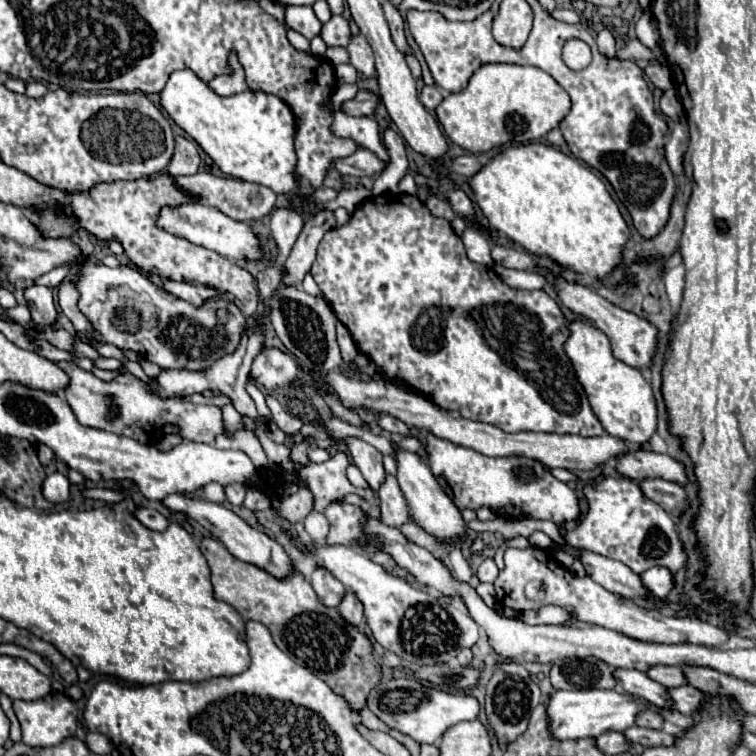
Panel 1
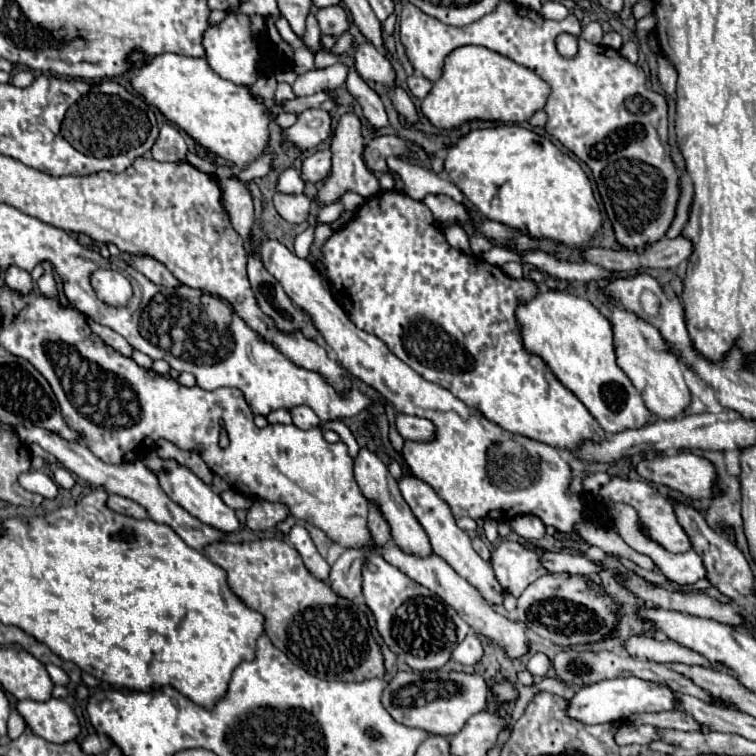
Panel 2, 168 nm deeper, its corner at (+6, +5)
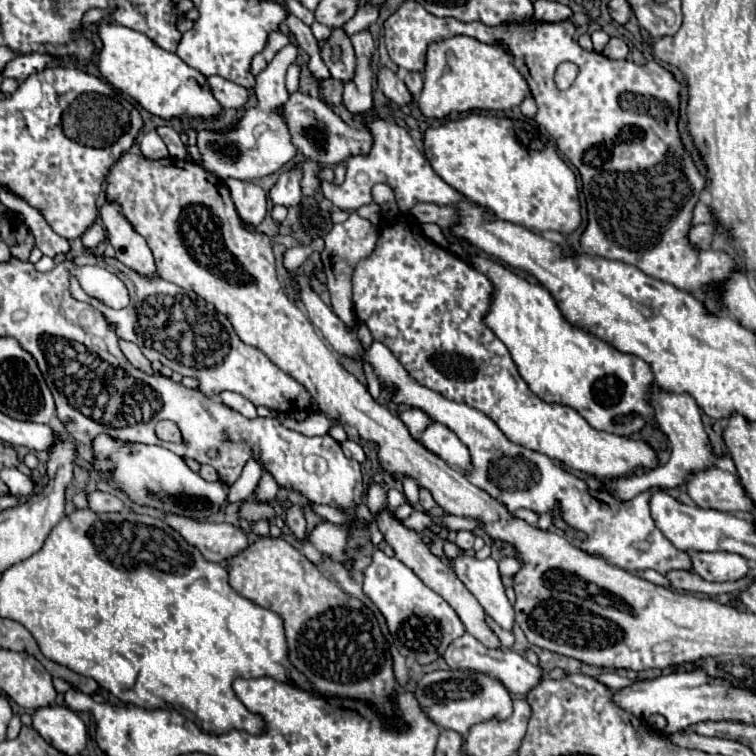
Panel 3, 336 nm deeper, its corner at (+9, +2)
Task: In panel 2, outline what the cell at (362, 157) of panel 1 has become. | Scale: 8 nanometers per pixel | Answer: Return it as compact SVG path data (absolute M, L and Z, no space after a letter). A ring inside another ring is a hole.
M317 151L301 163L301 179L305 183L319 183L329 177L331 171L331 151Z

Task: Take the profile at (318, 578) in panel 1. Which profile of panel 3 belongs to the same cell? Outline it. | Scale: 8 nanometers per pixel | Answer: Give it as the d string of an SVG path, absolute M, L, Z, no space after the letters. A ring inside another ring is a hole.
M294 506L286 512L286 524L288 524L288 528L296 540L306 538L306 520L304 520L304 514L300 512L298 506Z

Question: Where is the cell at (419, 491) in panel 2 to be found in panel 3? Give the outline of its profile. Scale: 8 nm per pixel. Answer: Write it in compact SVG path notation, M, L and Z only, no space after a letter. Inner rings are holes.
M444 540L444 554L454 562L454 572L458 576L458 580L474 594L474 598L480 602L480 606L486 610L486 614L492 616L504 630L510 630L514 624L514 608L504 594L504 586L502 586L500 572L498 572L498 562L494 558L478 560L476 556L466 556L464 550L456 542L450 542L450 540Z

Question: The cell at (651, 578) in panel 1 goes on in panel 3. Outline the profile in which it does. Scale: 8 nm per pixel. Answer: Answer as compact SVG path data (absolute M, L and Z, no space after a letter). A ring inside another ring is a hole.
M694 552L690 572L708 582L736 582L748 574L748 562L738 554Z

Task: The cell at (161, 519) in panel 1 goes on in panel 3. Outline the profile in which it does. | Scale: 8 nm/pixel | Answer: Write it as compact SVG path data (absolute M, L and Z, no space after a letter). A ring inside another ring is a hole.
M92 492L88 496L88 502L90 502L90 510L94 510L96 514L104 514L104 512L122 512L126 506L120 498L108 494L108 492Z

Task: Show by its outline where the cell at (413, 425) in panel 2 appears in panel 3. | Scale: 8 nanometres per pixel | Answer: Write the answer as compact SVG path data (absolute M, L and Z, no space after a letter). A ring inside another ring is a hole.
M432 422L420 434L418 442L426 450L430 450L436 456L440 456L450 468L460 470L460 472L466 472L470 468L470 454L466 450L466 446L458 440L458 436L450 428L442 426L438 422Z

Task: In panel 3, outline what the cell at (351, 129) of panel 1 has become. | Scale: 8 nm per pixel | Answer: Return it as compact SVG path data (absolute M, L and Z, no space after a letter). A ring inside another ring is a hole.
M288 44L282 48L274 60L257 75L254 92L257 105L252 110L244 110L242 120L238 122L238 128L226 134L218 132L198 132L198 148L202 152L202 166L210 170L210 174L226 178L238 178L238 180L258 180L270 174L276 174L276 170L282 170L290 160L294 160L298 148L294 146L288 130L286 118L274 114L274 108L284 104L289 99L286 89L286 68L296 60L298 48L296 44Z

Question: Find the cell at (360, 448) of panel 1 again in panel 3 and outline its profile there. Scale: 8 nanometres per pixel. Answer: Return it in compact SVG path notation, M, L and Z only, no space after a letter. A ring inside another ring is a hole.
M372 482L372 484L366 488L366 504L368 504L368 508L370 508L374 520L376 520L378 528L380 528L380 532L384 534L384 540L392 546L394 556L396 556L400 562L404 562L428 588L432 588L436 594L440 594L440 596L456 610L456 614L460 616L460 620L462 620L464 626L466 626L466 632L470 632L474 638L478 638L478 640L480 640L484 646L488 646L488 648L500 648L500 642L498 642L496 634L494 634L494 632L486 626L486 622L484 622L484 610L482 610L482 606L478 604L478 600L476 600L476 598L466 590L466 586L456 578L454 570L452 570L450 566L444 566L444 564L430 552L430 546L422 540L422 536L420 536L416 530L406 528L406 526L402 524L402 520L398 520L398 518L394 516L394 512L392 512L390 506L388 506L386 488L384 488L382 484Z

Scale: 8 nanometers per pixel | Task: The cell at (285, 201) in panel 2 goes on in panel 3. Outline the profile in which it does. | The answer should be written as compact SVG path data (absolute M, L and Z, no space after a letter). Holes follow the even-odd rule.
M228 178L226 186L232 194L236 212L244 220L258 226L268 216L268 200L260 186L252 182L244 182L244 180L234 180L234 178Z

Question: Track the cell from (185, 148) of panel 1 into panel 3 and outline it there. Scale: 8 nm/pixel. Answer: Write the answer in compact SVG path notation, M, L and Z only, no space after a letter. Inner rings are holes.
M156 130L144 134L144 138L142 138L142 142L140 142L140 150L142 150L142 154L144 154L146 158L150 158L150 160L162 160L162 158L168 158L168 156L170 156L164 140L160 138L160 134L158 134Z

